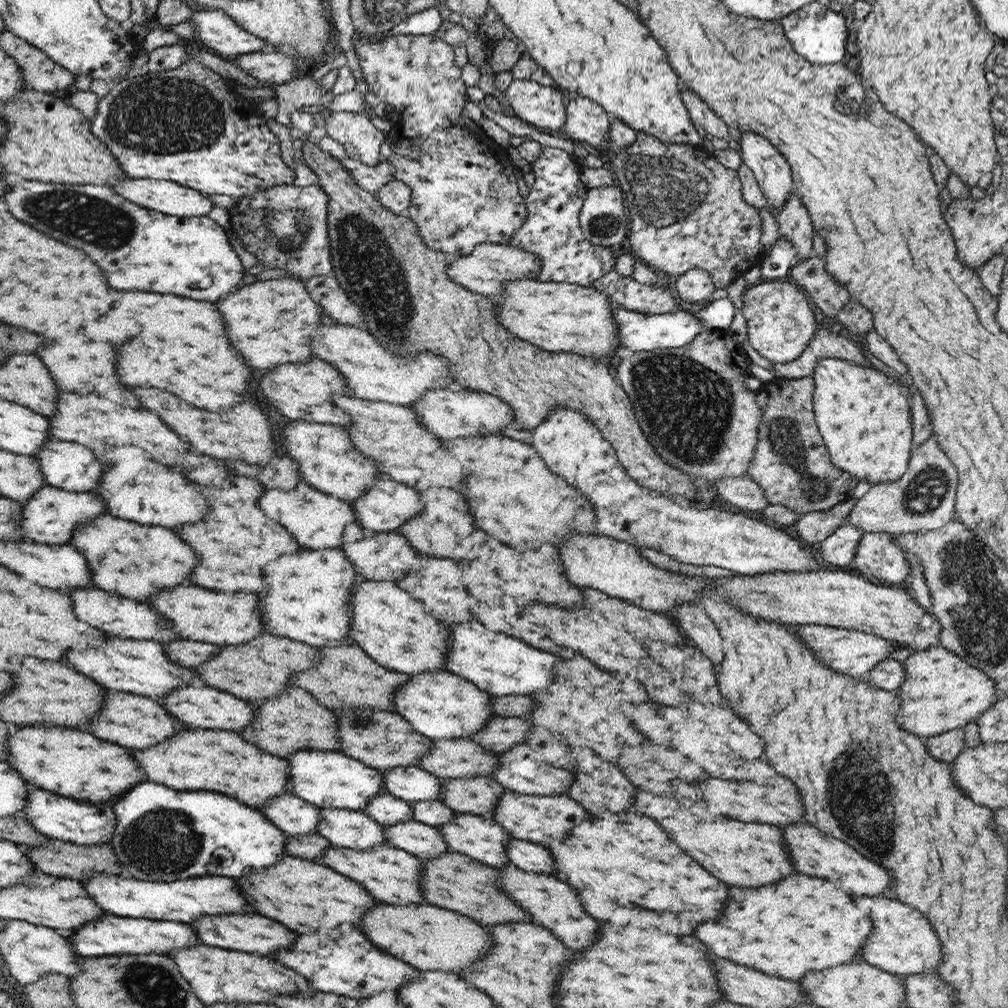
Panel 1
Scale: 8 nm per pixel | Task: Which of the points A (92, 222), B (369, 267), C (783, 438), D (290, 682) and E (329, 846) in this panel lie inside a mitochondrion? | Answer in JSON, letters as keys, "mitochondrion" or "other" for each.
{"A":"mitochondrion","B":"mitochondrion","C":"mitochondrion","D":"other","E":"other"}

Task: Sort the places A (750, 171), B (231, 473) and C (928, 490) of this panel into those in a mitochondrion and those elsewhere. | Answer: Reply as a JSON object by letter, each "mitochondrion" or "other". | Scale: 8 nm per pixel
{"A":"other","B":"other","C":"mitochondrion"}

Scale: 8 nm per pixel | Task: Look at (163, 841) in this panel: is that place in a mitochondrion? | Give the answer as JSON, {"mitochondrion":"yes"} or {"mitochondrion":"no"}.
{"mitochondrion":"yes"}

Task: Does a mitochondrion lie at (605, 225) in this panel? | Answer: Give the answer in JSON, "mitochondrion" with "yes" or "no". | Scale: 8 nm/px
{"mitochondrion":"yes"}

